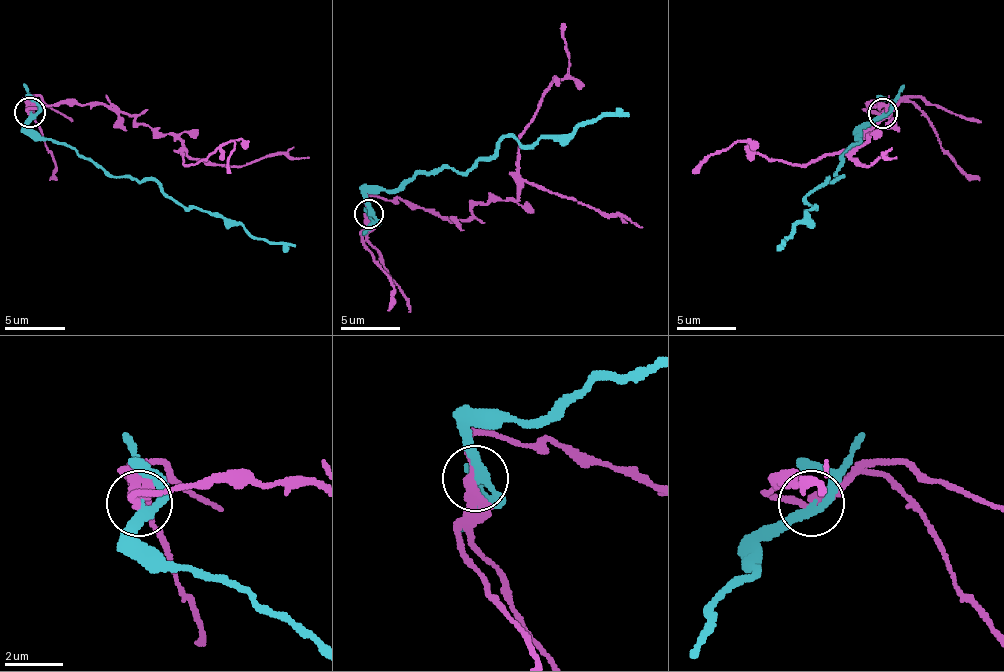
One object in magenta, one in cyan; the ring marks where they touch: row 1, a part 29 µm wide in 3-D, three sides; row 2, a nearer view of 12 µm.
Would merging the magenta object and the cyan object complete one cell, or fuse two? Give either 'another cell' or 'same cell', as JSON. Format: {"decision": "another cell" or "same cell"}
{"decision": "another cell"}

